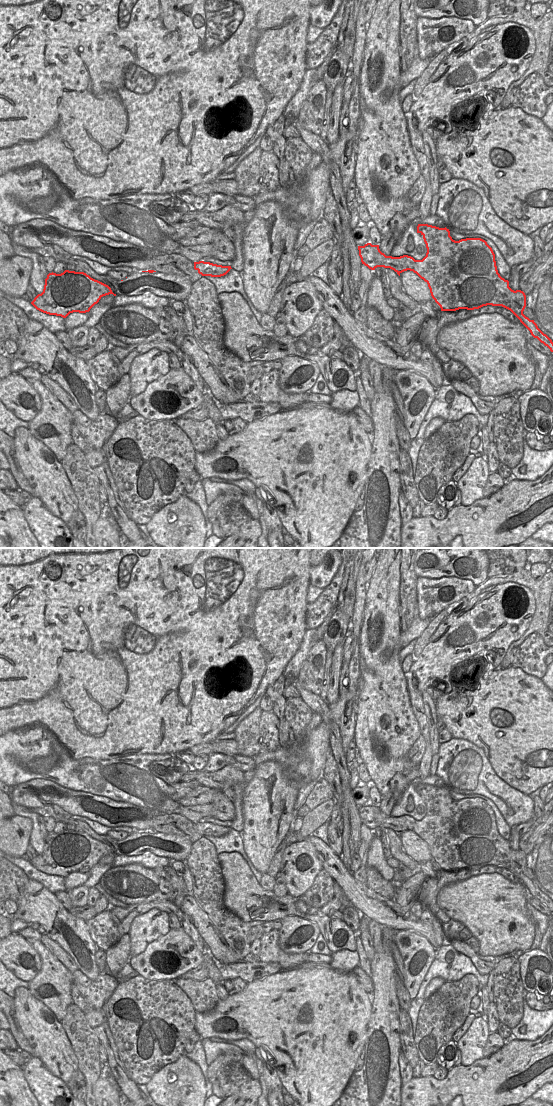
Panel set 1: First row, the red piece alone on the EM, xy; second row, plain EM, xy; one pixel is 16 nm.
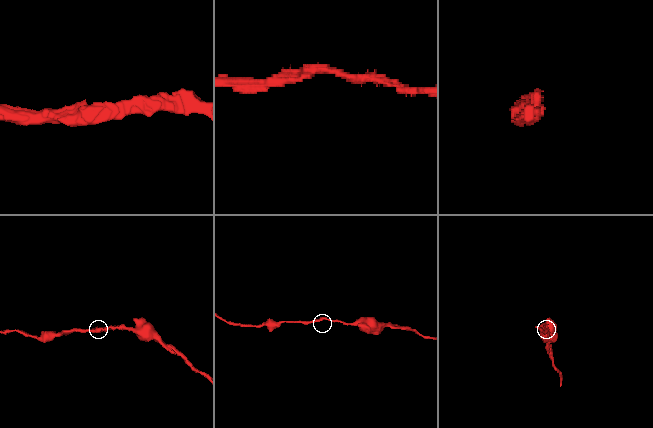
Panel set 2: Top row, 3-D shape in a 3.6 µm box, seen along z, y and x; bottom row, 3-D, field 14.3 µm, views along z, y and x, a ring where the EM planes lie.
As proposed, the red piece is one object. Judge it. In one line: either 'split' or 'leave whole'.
leave whole

